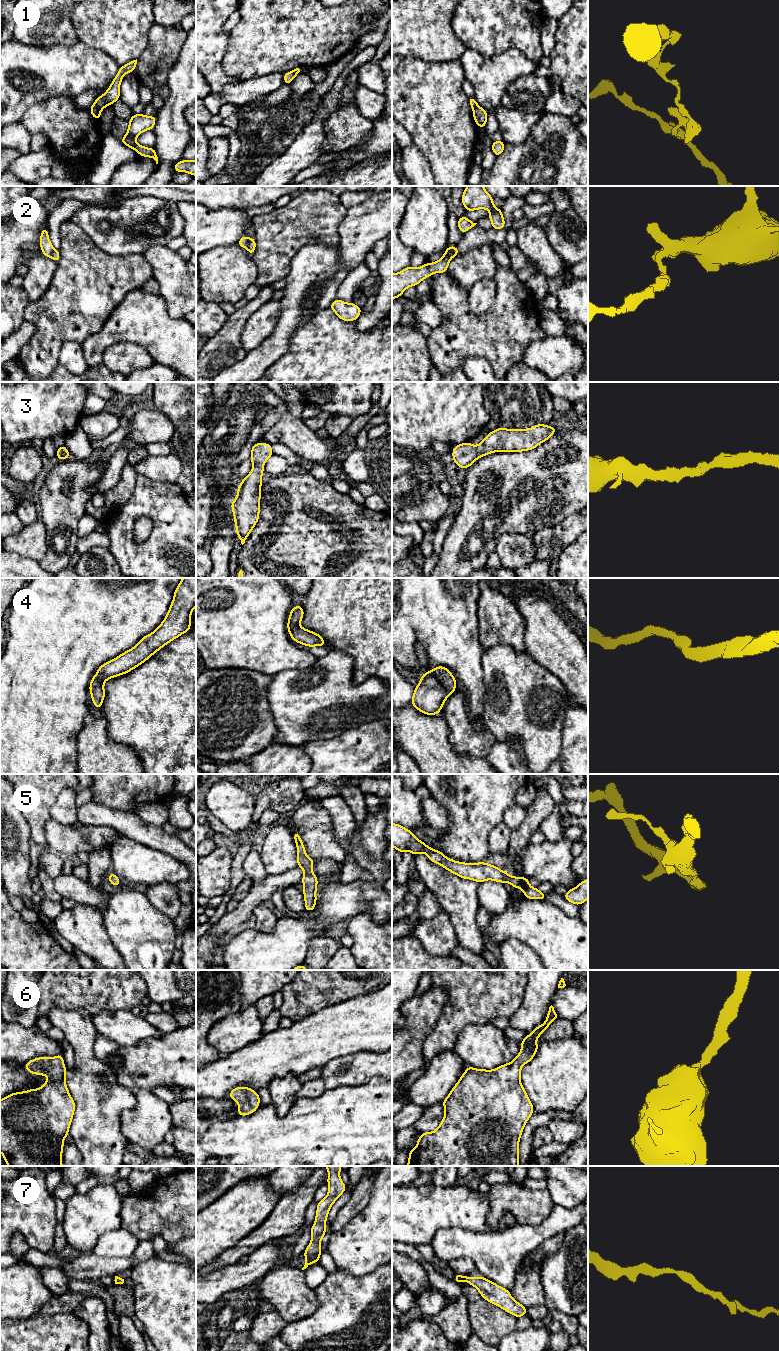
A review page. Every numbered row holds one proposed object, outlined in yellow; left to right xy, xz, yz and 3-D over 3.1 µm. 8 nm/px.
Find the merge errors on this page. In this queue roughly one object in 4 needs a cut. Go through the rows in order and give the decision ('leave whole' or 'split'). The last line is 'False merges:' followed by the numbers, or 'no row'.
1: split
2: split
3: leave whole
4: leave whole
5: leave whole
6: leave whole
7: leave whole
False merges: 1, 2

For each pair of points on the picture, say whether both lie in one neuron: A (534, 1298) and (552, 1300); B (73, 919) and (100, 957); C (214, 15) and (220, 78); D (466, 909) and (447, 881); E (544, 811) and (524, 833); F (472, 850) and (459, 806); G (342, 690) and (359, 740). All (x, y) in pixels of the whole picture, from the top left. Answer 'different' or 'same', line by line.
A: different
B: same
C: same
D: same
E: same
F: same
G: different

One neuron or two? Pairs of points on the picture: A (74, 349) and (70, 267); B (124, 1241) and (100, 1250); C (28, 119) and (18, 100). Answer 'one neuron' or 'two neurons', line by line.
A: two neurons
B: one neuron
C: two neurons

